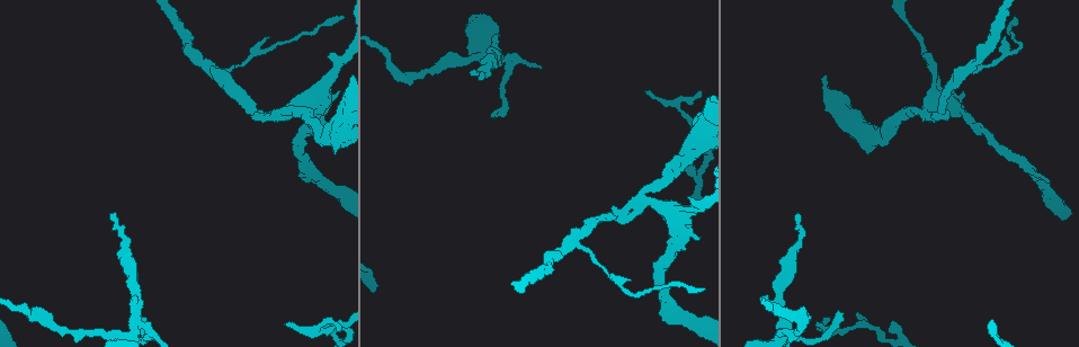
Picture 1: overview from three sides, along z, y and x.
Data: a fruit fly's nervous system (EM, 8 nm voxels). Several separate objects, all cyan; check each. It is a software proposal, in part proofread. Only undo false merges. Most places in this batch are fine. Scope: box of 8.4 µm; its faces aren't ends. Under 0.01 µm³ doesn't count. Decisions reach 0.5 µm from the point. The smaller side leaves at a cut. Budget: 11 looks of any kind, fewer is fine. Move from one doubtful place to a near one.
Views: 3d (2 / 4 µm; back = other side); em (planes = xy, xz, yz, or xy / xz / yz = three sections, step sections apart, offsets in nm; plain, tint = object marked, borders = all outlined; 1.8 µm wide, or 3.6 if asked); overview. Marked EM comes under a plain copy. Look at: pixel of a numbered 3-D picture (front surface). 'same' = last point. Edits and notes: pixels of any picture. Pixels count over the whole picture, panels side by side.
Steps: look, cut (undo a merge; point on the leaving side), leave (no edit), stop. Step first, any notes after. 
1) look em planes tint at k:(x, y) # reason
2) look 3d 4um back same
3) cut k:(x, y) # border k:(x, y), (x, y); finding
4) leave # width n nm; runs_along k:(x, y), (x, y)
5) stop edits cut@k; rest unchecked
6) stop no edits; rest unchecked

look 3d 4um at 1:(126, 246) # calibre changes

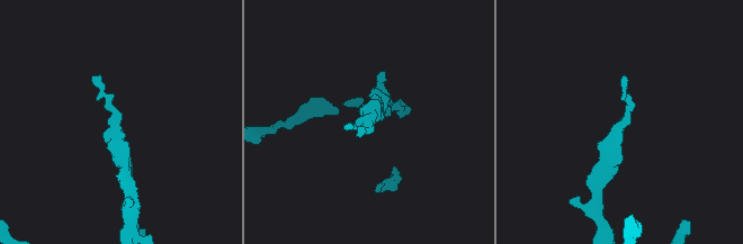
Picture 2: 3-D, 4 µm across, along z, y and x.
look em planes tint at 2:(117, 125)

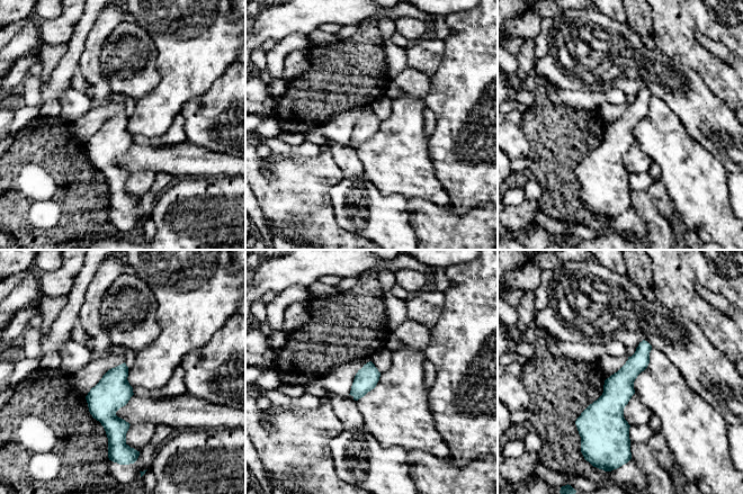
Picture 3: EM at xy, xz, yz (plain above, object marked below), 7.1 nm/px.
leave # continuous, no second neuron

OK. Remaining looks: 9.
look 3d 2um at 1:(508, 60) # looks like a crossing

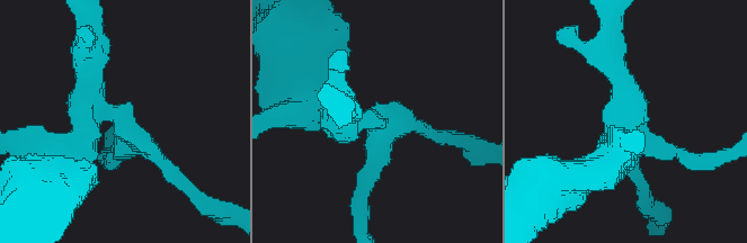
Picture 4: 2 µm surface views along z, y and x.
look em planes tint at 4:(120, 125) # now the EM

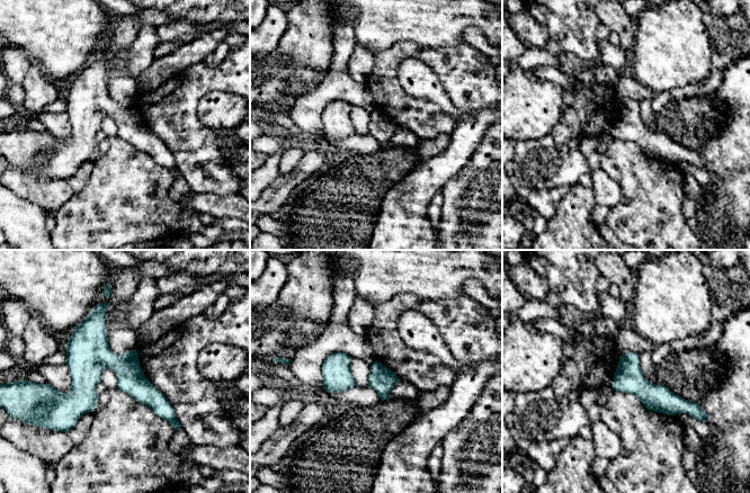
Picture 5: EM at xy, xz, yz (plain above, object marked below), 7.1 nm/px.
leave # runs_along 5:(100, 313), (99, 346), (173, 421); one neuron here

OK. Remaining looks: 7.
look em yz step 4 tint at 1:(688, 153) # calibre changes

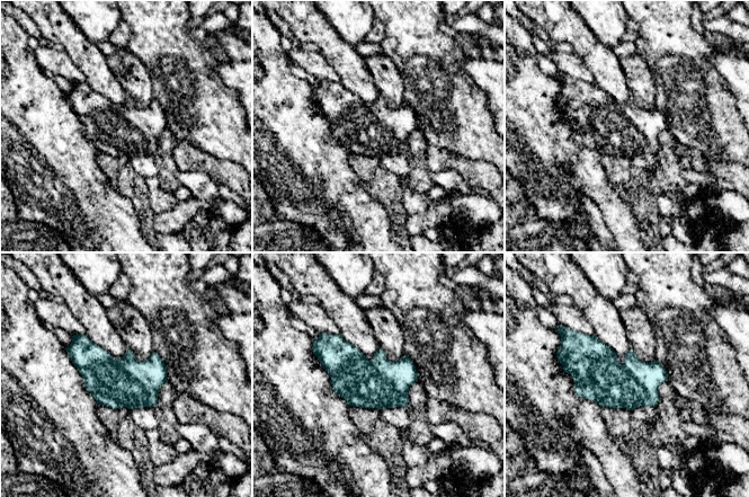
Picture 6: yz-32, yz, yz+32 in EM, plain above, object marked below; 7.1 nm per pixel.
look em xy step 8 borders same

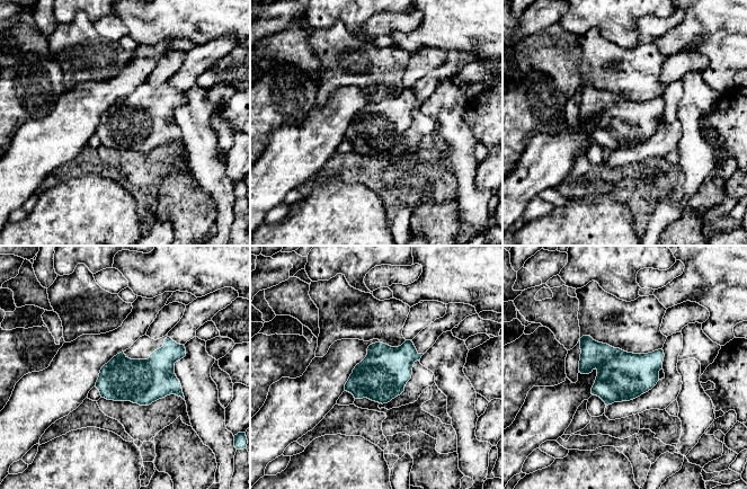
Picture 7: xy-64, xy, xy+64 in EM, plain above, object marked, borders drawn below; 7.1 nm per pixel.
leave # width 320 nm; continuous, no second neuron

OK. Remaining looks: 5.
look em planes tint at 1:(971, 124) # sudden change in width

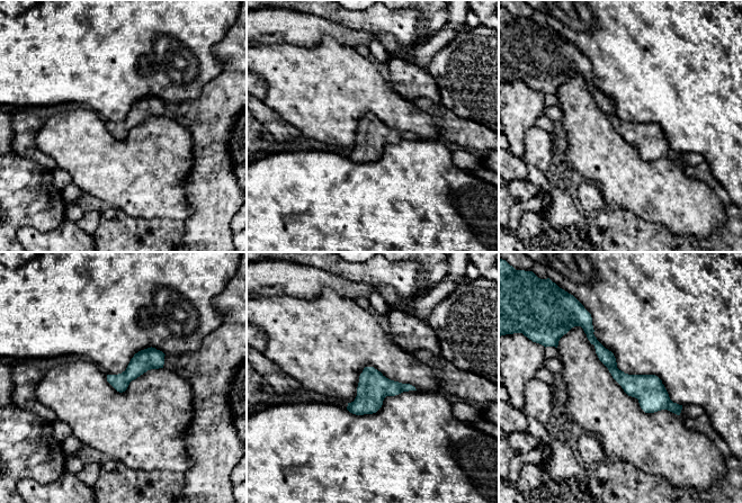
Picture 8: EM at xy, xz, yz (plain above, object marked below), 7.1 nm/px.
leave # runs_along 8:(587, 323), (625, 380), (678, 410); continuous, no second neuron

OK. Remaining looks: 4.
stop no edits; rest unchecked

